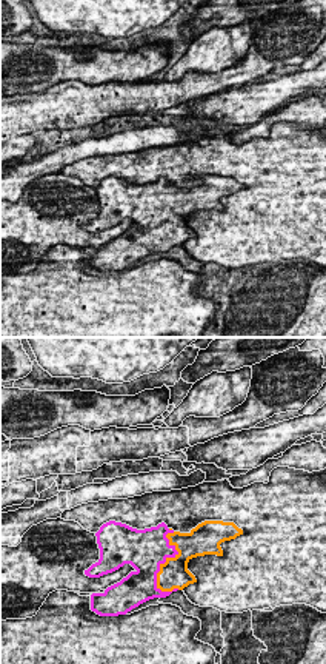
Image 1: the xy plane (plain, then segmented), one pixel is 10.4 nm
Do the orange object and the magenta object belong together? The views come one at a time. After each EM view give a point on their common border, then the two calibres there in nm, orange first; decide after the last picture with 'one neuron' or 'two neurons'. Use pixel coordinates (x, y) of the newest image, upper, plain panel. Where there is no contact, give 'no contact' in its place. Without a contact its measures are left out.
contact (166, 214); calibres 300 and 440 nm

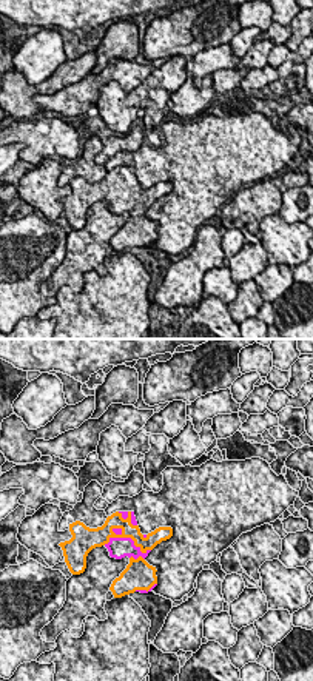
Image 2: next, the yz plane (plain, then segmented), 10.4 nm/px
contact (128, 191); calibres 160 and 220 nm

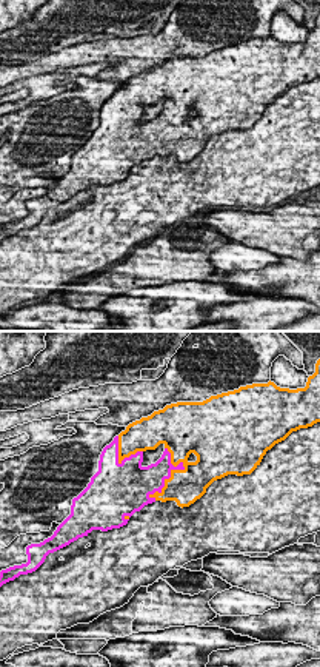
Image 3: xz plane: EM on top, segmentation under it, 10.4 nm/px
contact (171, 130); calibres 360 and 280 nm

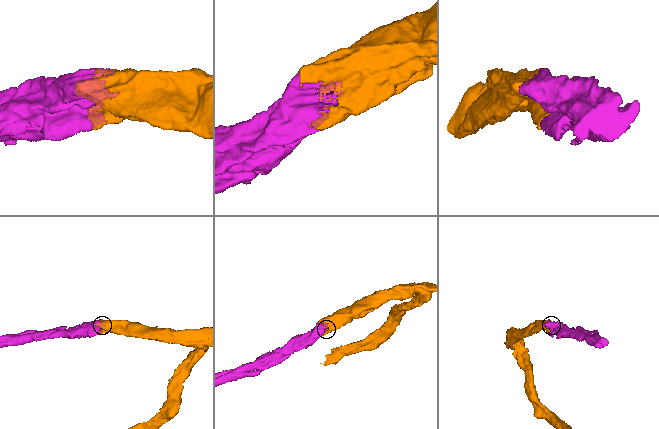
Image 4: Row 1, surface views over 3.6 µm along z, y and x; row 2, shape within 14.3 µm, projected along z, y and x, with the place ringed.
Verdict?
one neuron

